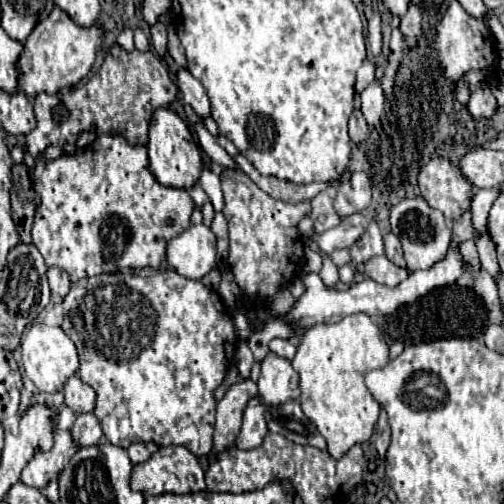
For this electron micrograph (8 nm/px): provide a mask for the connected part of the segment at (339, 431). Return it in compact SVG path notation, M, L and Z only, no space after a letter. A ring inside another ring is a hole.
M350 314L336 324L314 324L302 334L292 368L300 376L300 404L308 420L328 442L328 452L340 458L354 444L366 442L376 426L380 406L364 384L368 372L388 364L388 344L368 314Z

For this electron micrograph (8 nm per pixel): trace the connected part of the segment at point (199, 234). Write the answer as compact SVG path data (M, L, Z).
M204 224L190 226L166 246L166 266L190 280L202 280L216 266L216 236Z

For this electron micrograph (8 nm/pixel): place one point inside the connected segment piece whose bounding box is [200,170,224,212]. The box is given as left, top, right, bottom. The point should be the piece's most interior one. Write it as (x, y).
(209, 181)

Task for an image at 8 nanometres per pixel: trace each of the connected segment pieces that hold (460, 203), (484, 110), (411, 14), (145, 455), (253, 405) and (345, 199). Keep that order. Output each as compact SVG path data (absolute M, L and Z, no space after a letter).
M434 156L422 166L418 172L418 188L428 206L440 210L448 222L468 212L474 196L474 186L460 172L458 164L442 156Z
M488 86L472 92L470 102L468 102L468 112L474 118L490 118L494 114L494 110L496 110L496 98Z
M410 4L408 12L402 16L402 22L400 22L402 34L406 38L418 38L422 34L420 24L422 24L422 10L416 4Z
M136 442L128 448L128 456L130 456L132 464L140 464L140 462L146 462L156 449L157 447L153 443Z
M252 398L244 410L244 420L242 420L242 430L236 438L236 448L240 450L252 450L258 448L268 434L268 426L264 420L266 406L262 404L260 398Z
M354 172L348 182L338 188L338 196L334 200L336 212L346 218L354 212L364 210L372 202L372 182L366 172Z

